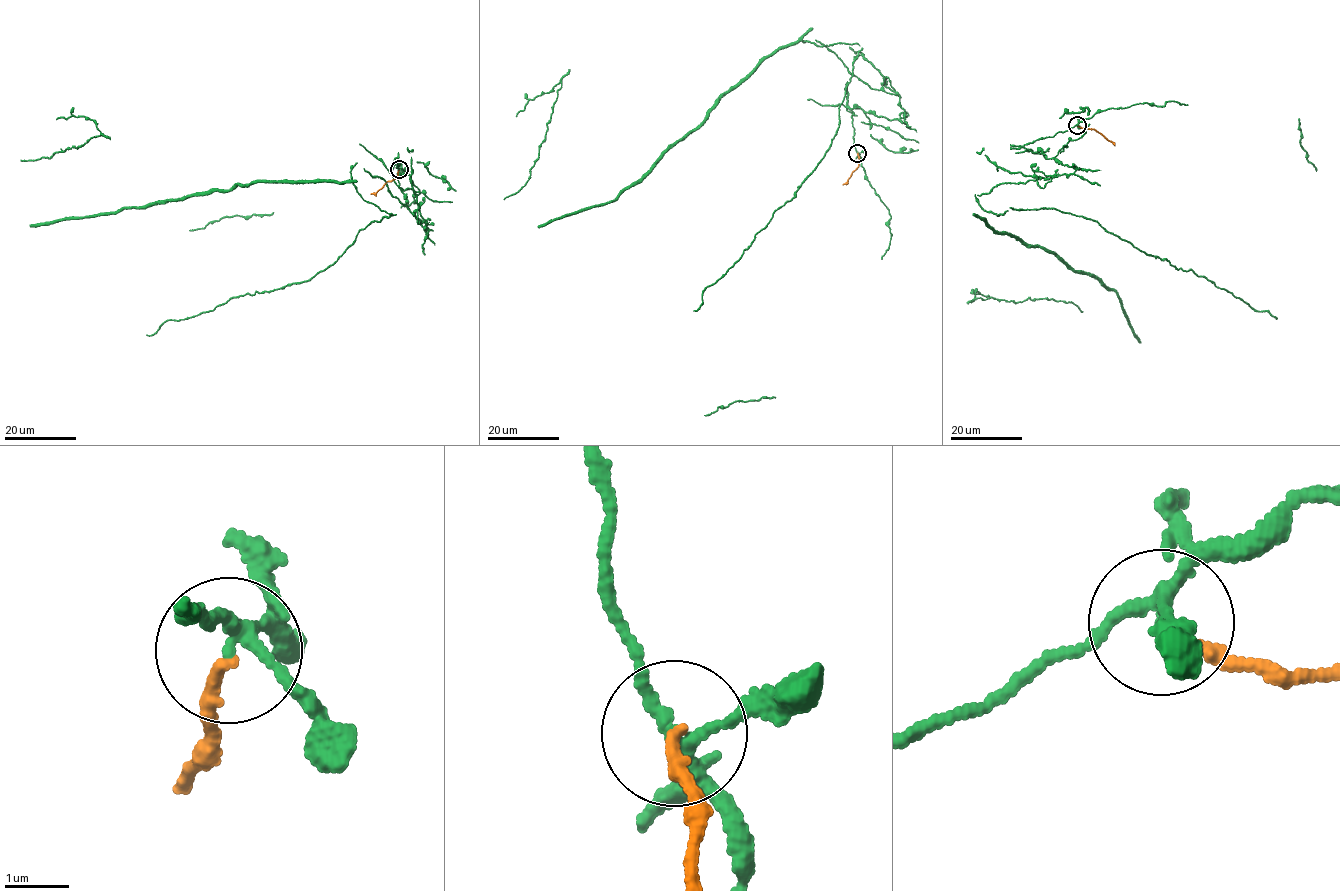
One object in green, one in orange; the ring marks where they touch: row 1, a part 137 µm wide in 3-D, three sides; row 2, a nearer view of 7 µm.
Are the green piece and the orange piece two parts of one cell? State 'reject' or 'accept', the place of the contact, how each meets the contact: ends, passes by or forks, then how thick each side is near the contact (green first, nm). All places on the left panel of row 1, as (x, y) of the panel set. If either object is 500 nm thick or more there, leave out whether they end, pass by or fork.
reject | (399, 169) | green forks | orange ends | 170/170 nm

